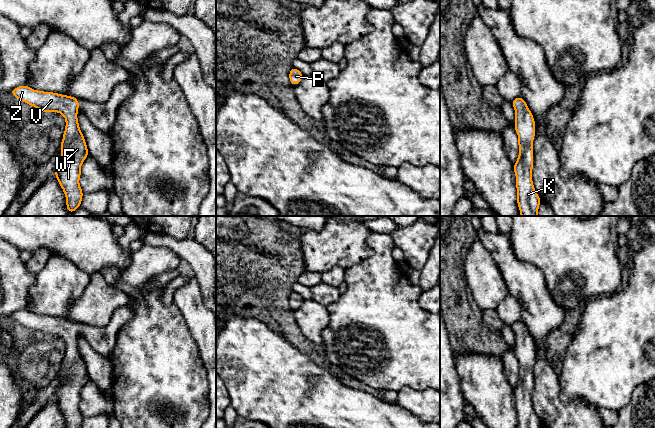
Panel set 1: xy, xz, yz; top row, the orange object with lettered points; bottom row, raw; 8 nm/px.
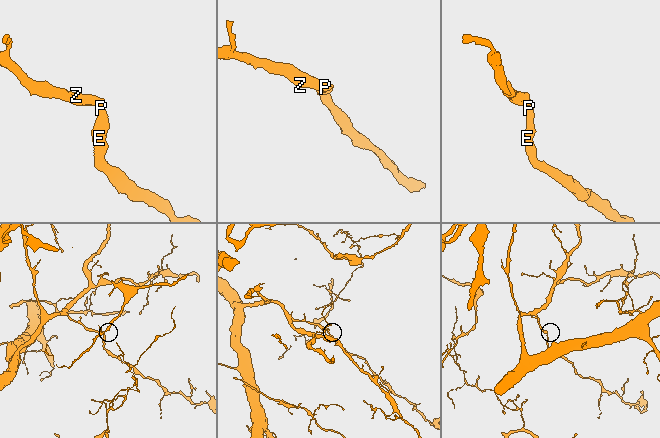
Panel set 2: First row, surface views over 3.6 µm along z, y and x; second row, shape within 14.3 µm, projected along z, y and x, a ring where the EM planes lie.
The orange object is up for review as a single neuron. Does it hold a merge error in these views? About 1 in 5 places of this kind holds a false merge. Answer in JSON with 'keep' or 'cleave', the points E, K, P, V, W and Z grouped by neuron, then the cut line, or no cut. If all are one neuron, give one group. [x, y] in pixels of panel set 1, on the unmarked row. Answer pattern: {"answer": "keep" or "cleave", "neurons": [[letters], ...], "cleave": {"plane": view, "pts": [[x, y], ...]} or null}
{"answer": "keep", "neurons": [["E", "K", "P", "V", "W", "Z"]], "cleave": null}

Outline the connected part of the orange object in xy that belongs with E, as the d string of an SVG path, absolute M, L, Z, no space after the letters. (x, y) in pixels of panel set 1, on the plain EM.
M26 308L13 312L10 317L40 336L58 336L65 341L66 351L60 369L61 382L54 398L65 417L66 428L81 428L84 418L79 409L81 389L89 375L77 343L78 322L37 315Z

